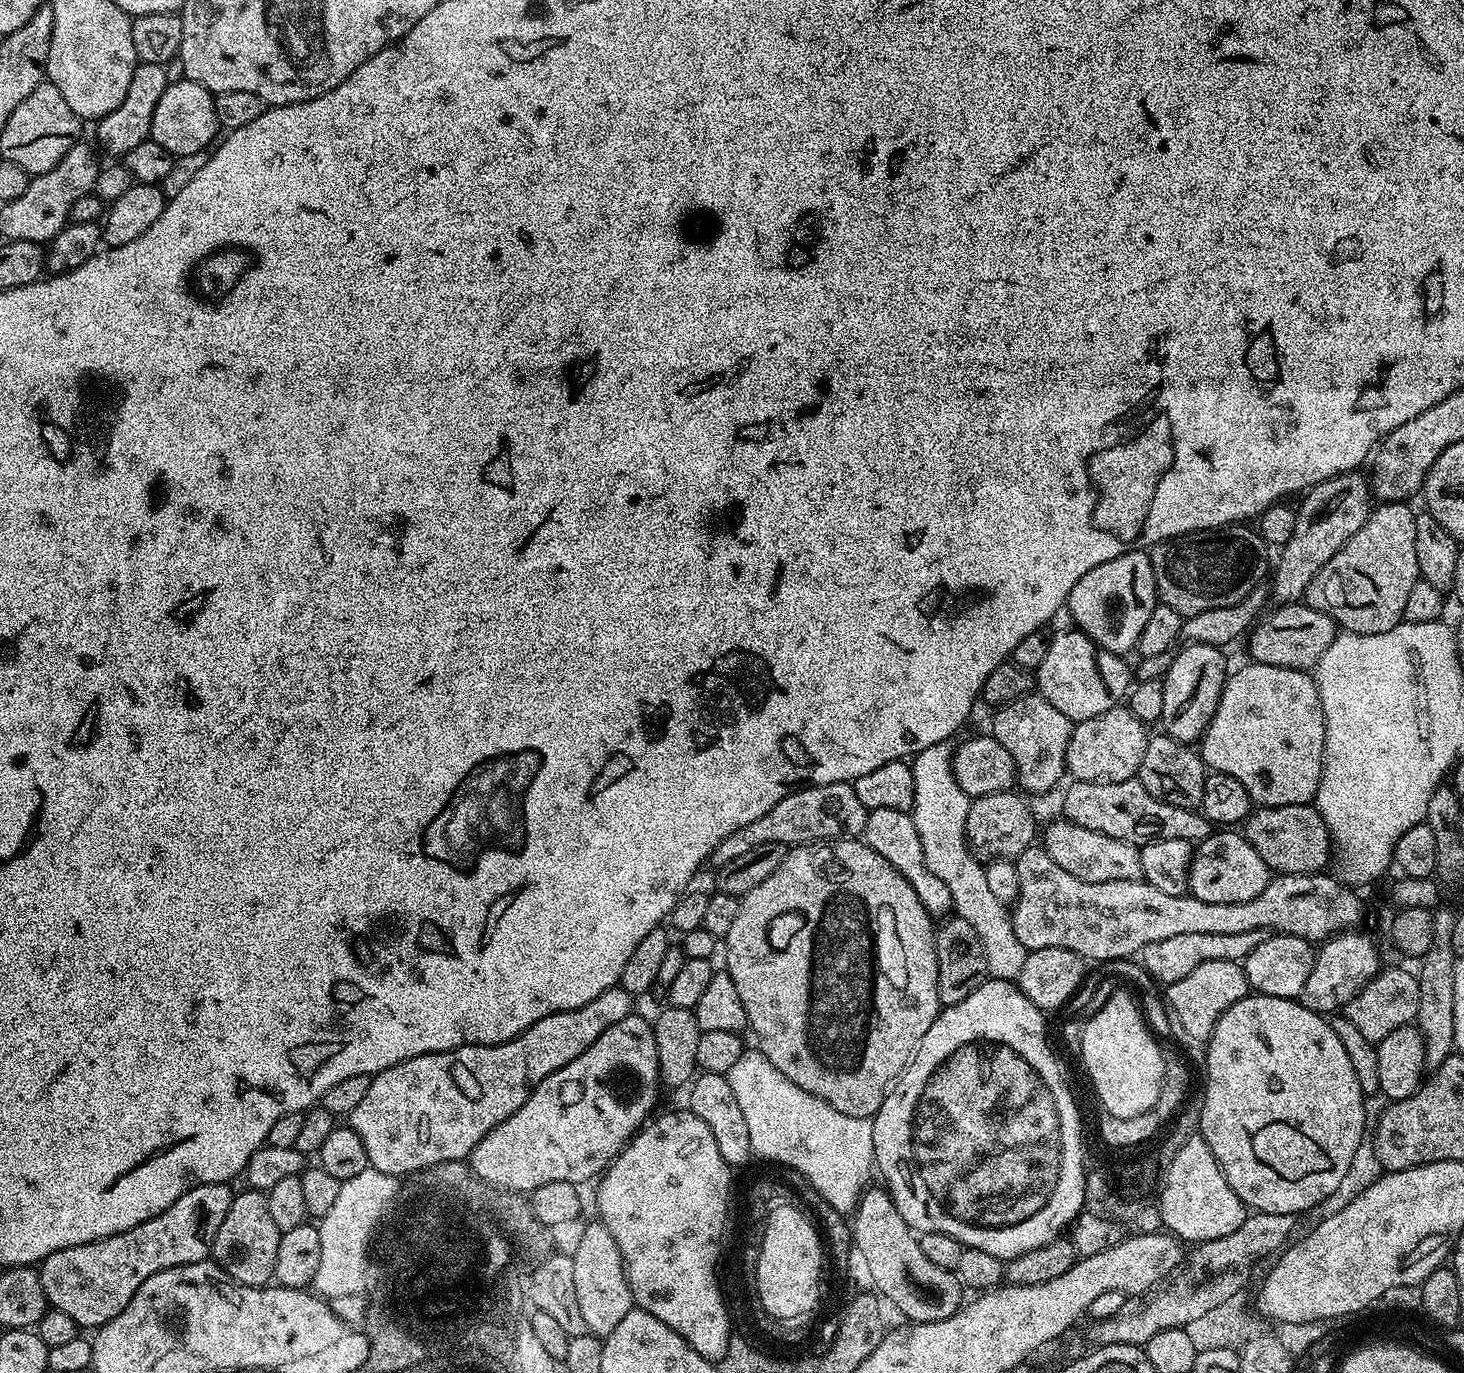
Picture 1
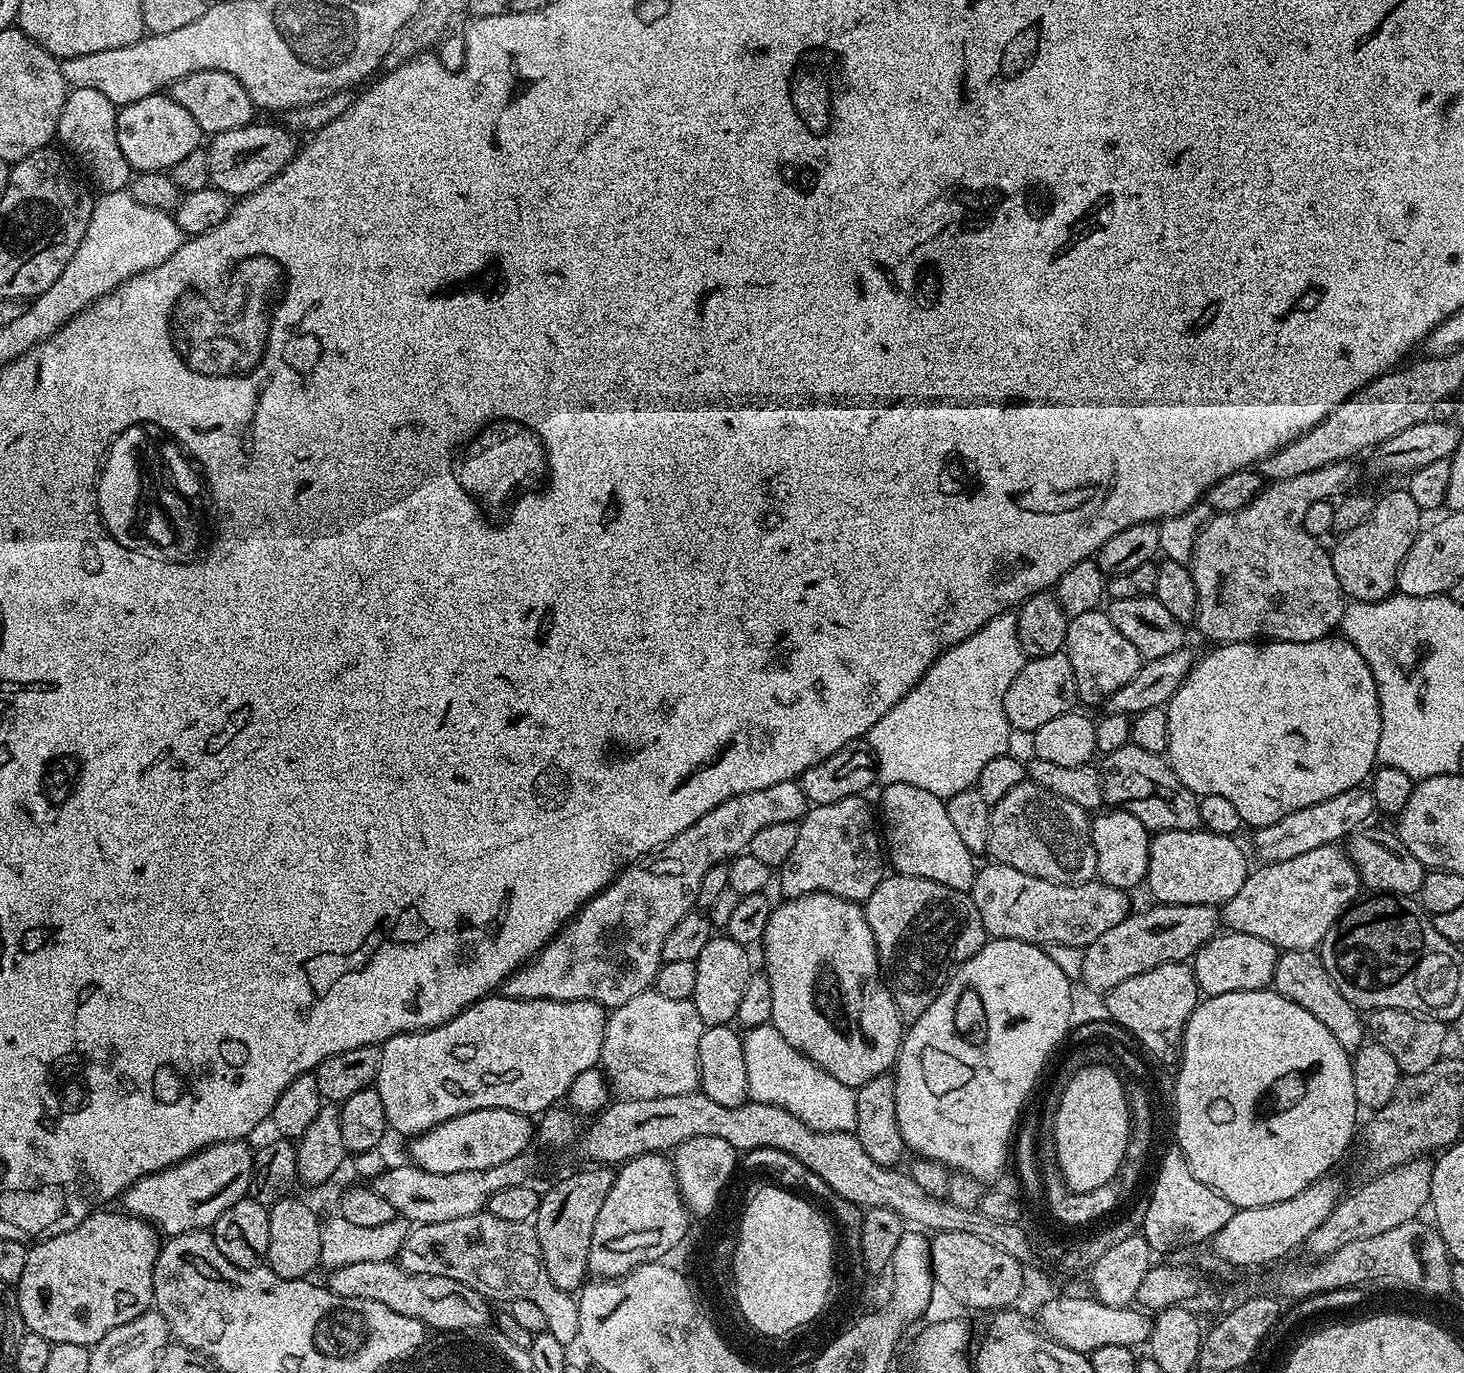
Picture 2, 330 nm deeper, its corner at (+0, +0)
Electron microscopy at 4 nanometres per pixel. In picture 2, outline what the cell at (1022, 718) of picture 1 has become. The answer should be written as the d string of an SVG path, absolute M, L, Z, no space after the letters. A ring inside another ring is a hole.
M1063 651L1025 659L1022 670L1018 670L1014 682L1010 682L1010 690L1006 690L1004 699L1009 725L1025 734L1036 732L1038 726L1050 722L1050 718L1058 718L1058 714L1073 711L1077 704L1074 666L1070 666L1070 658Z

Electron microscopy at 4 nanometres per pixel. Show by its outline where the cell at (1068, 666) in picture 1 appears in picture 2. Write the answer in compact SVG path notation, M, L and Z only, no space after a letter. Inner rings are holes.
M1097 610L1078 614L1068 621L1068 633L1063 651L1070 658L1070 666L1074 666L1074 682L1079 703L1103 705L1118 690L1118 686L1126 686L1134 674L1138 674L1142 657L1134 650L1132 643L1126 639L1110 622L1107 611Z

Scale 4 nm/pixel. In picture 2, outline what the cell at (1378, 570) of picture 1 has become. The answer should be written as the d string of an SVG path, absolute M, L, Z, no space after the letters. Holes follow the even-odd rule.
M1403 487L1396 488L1377 499L1374 510L1370 510L1370 518L1366 518L1362 526L1354 526L1354 530L1337 539L1340 541L1336 549L1331 549L1330 555L1334 574L1338 574L1340 588L1349 601L1378 602L1397 591L1396 575L1400 564L1422 531L1420 516L1422 509L1418 502L1414 502Z

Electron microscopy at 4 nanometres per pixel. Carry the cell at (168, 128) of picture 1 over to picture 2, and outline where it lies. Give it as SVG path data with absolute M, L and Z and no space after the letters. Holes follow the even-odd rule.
M168 94L138 98L138 102L123 105L116 113L116 125L118 126L118 146L122 146L122 154L126 158L126 162L137 173L167 173L168 169L174 166L174 162L186 158L186 154L190 154L190 150L199 148L202 144L202 140L200 140L202 133L198 122L194 122L192 115L183 106L178 106L178 102L174 102L171 95Z

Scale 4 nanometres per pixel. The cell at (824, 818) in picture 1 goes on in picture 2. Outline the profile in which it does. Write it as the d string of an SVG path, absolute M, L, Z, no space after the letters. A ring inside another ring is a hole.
M796 780L774 782L774 786L766 786L766 790L750 790L750 794L738 794L734 798L730 798L726 802L714 806L714 810L702 814L702 818L698 818L698 822L694 822L694 826L682 830L682 834L675 836L663 848L658 848L655 852L645 855L643 858L637 860L635 864L627 865L607 888L603 888L594 899L589 900L568 921L567 925L556 933L555 938L538 955L532 957L524 967L519 968L517 972L513 972L504 981L502 985L503 995L510 998L518 998L519 1000L589 1000L590 1002L598 1002L606 1010L613 1010L628 1002L630 998L634 998L635 995L649 991L655 985L656 975L662 963L662 942L666 942L666 934L670 934L670 930L674 930L674 926L678 926L678 922L682 922L682 918L688 912L693 911L696 903L696 895L706 872L716 864L723 864L731 861L733 856L739 856L741 852L747 849L750 838L754 838L754 834L758 834L758 830L762 830L762 826L774 826L774 822L799 822L803 819L809 808L810 805L806 794L801 790Z

